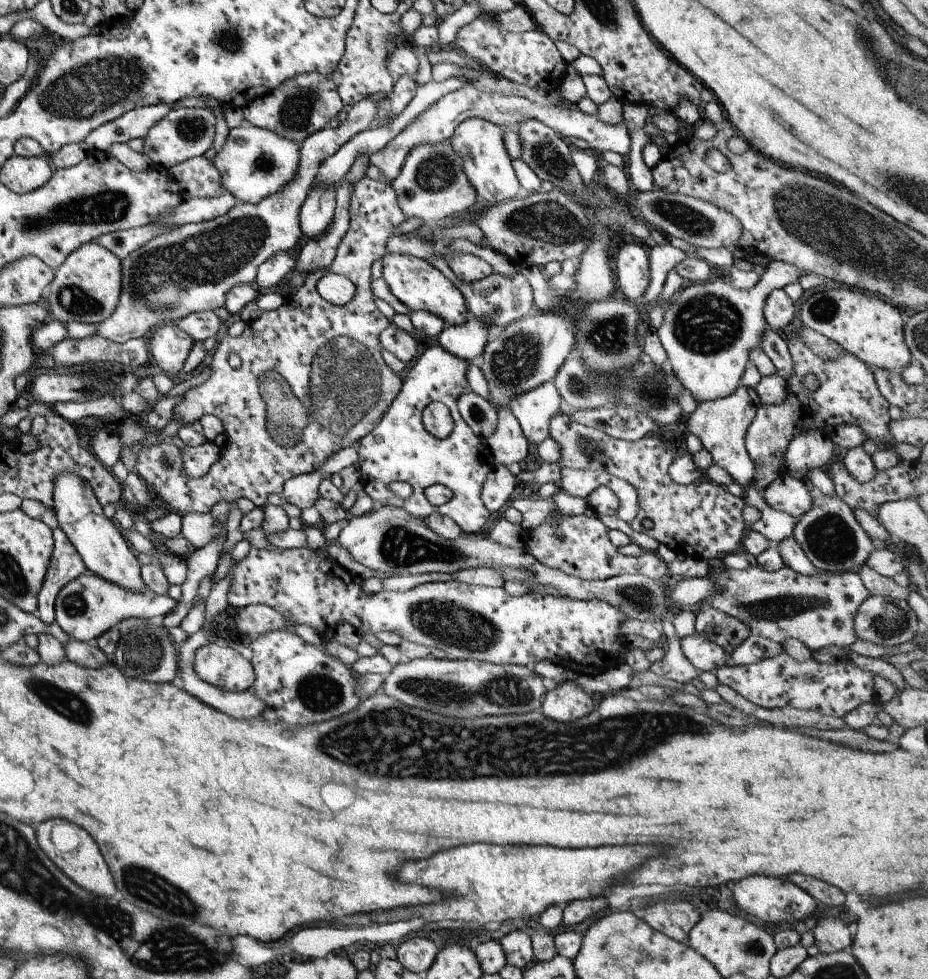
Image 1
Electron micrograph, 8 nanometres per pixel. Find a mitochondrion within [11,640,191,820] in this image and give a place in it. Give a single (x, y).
(75, 708)

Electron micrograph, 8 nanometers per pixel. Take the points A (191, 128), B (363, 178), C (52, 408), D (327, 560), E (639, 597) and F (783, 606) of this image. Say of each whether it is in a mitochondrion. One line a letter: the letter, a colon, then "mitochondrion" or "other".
A: mitochondrion
B: other
C: other
D: other
E: mitochondrion
F: mitochondrion

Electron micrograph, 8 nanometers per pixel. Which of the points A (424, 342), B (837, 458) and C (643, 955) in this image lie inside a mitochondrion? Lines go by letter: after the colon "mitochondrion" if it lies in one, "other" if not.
A: other
B: other
C: mitochondrion

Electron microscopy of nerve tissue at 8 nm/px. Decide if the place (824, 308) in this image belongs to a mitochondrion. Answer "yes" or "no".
yes

